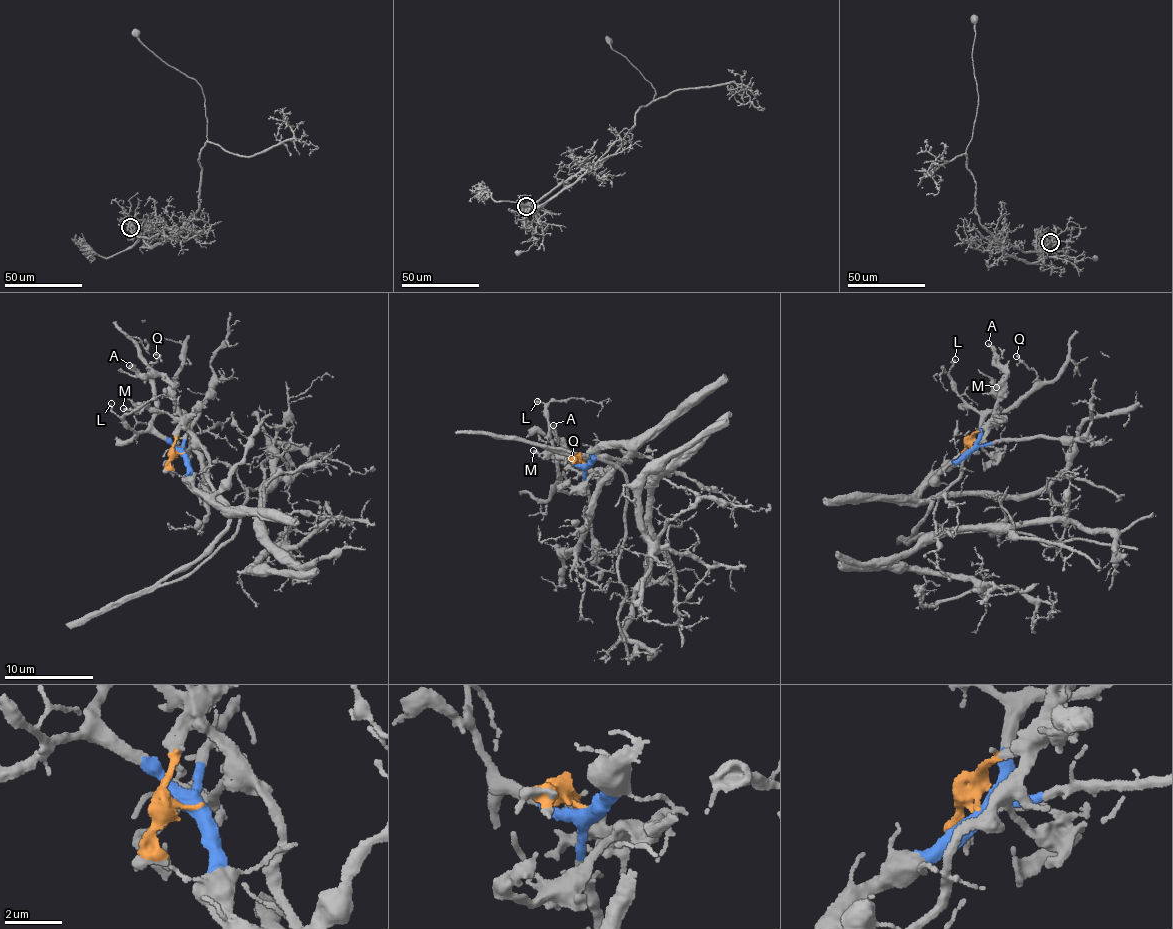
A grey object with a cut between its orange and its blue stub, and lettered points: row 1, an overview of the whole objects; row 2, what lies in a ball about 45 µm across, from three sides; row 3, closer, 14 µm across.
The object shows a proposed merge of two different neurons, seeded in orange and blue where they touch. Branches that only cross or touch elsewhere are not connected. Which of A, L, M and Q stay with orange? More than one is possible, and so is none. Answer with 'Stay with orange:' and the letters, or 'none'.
Stay with orange: A, M

